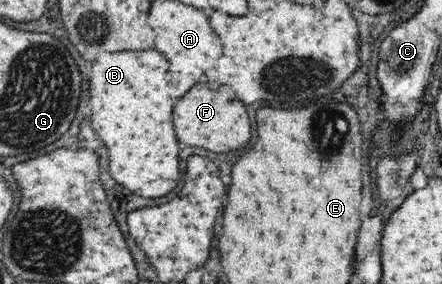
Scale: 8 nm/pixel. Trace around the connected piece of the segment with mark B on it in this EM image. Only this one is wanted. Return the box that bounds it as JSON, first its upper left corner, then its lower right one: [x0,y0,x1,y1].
[90,51,180,197]

